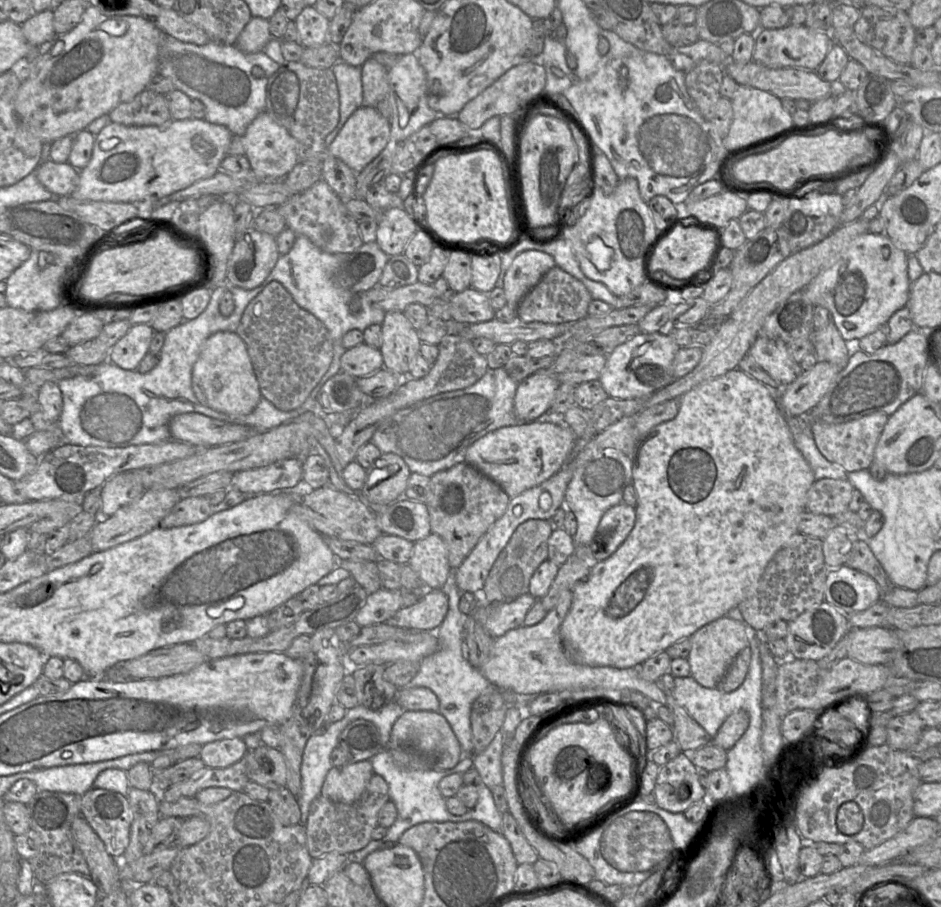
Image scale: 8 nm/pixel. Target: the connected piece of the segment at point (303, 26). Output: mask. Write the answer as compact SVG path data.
M306 6L296 17L299 42L304 47L320 46L328 41L330 20L314 6Z

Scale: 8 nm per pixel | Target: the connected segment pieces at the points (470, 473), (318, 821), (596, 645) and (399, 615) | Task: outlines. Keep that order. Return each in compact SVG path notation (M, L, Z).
M466 462L435 473L430 482L430 500L426 505L431 532L444 540L449 564L455 570L493 523L504 515L511 498L495 481Z
M373 774L360 798L353 803L334 802L321 795L316 797L310 804L306 822L309 855L314 859L330 852L347 855L363 849L372 840L372 832L378 826L378 813L389 800L388 784L378 774Z
M739 368L728 371L724 375L714 378L712 380L705 381L698 386L694 387L687 393L683 394L680 398L680 407L678 414L672 420L663 422L653 429L651 429L646 435L640 437L636 444L635 450L632 455L632 484L637 492L637 505L636 505L636 520L635 525L626 538L626 540L621 544L621 546L607 559L595 563L591 568L588 576L582 581L578 582L572 590L572 604L569 612L567 613L561 627L560 635L562 639L562 644L567 656L574 662L587 665L591 667L601 667L609 666L619 669L626 668L638 668L647 659L652 656L664 652L671 645L683 640L690 638L697 630L703 626L725 616L727 612L739 605L748 595L750 589L759 581L761 578L767 564L773 558L773 556L788 542L788 540L798 532L798 522L799 516L803 511L806 511L806 499L807 492L815 482L814 473L801 454L797 449L792 432L786 422L786 416L781 412L778 406L778 399L776 398L774 392L771 388L768 388L763 383L755 379L754 377L748 375Z
M429 589L415 604L400 608L387 623L402 628L435 632L444 620L449 606L442 589Z

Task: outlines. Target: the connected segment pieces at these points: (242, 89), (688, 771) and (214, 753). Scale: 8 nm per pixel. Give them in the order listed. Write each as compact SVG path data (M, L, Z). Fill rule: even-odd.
M164 36L159 50L158 74L170 79L176 90L200 100L206 106L206 121L227 127L233 135L244 136L249 124L265 111L269 78L286 63L281 40L273 37L263 52L244 53L236 45L211 41L206 45L195 45ZM254 66L264 70L263 77L253 76Z
M681 752L665 765L659 766L653 794L659 808L671 813L684 813L704 798L706 790L698 780L697 767L686 753Z
M241 737L222 739L202 746L199 758L210 768L226 768L238 762L248 751Z

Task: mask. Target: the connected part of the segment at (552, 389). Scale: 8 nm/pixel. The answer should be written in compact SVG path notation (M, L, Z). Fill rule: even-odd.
M534 373L518 383L514 410L521 423L536 421L549 411L560 386L556 377Z

